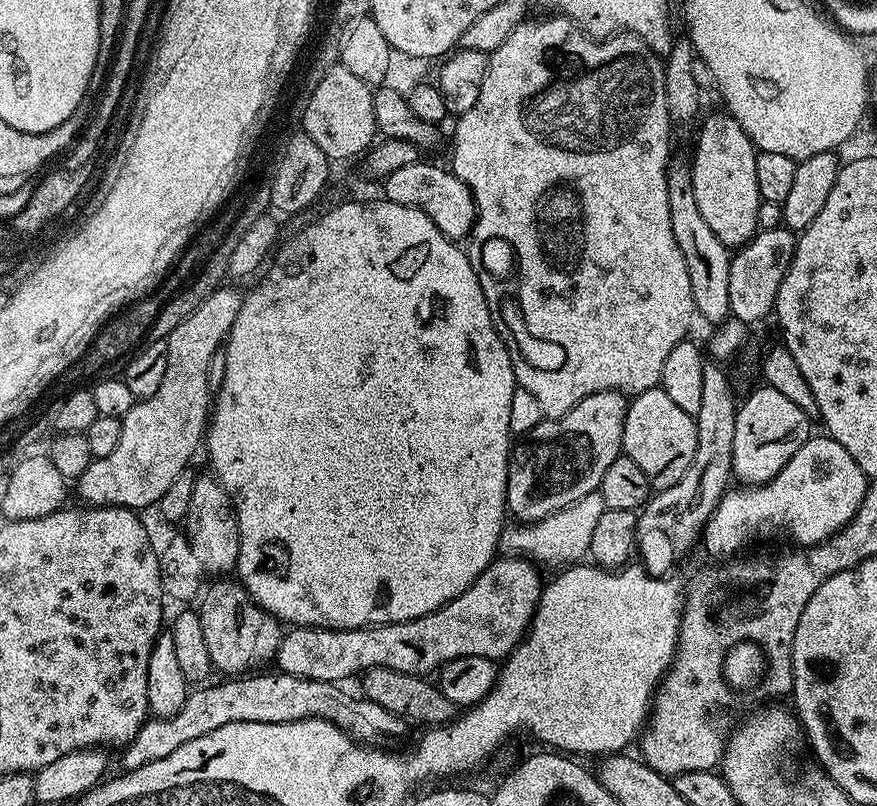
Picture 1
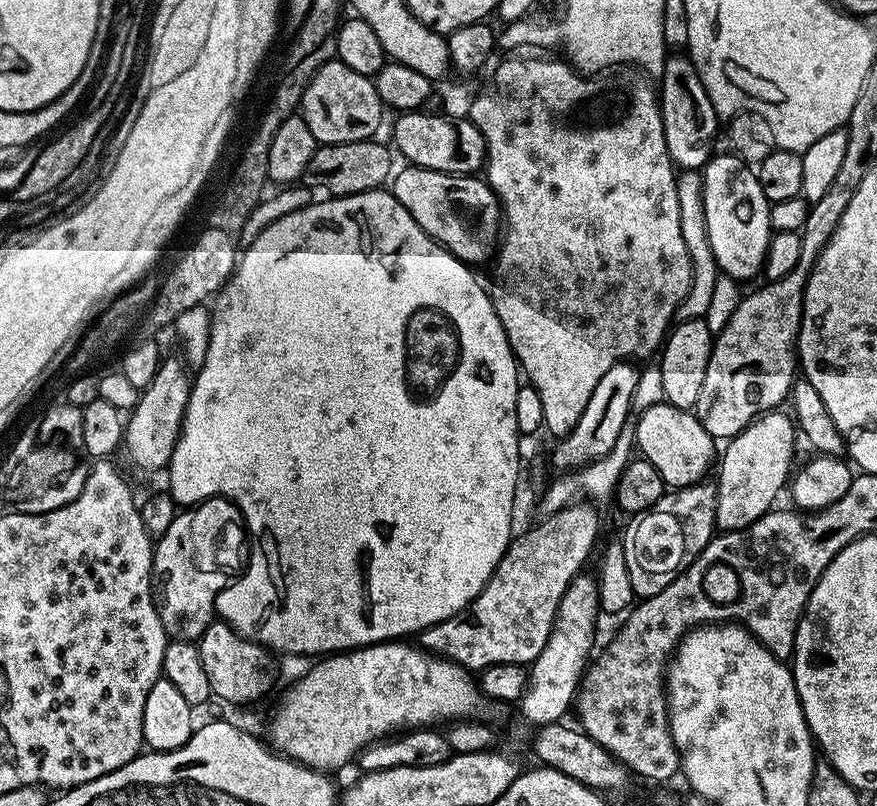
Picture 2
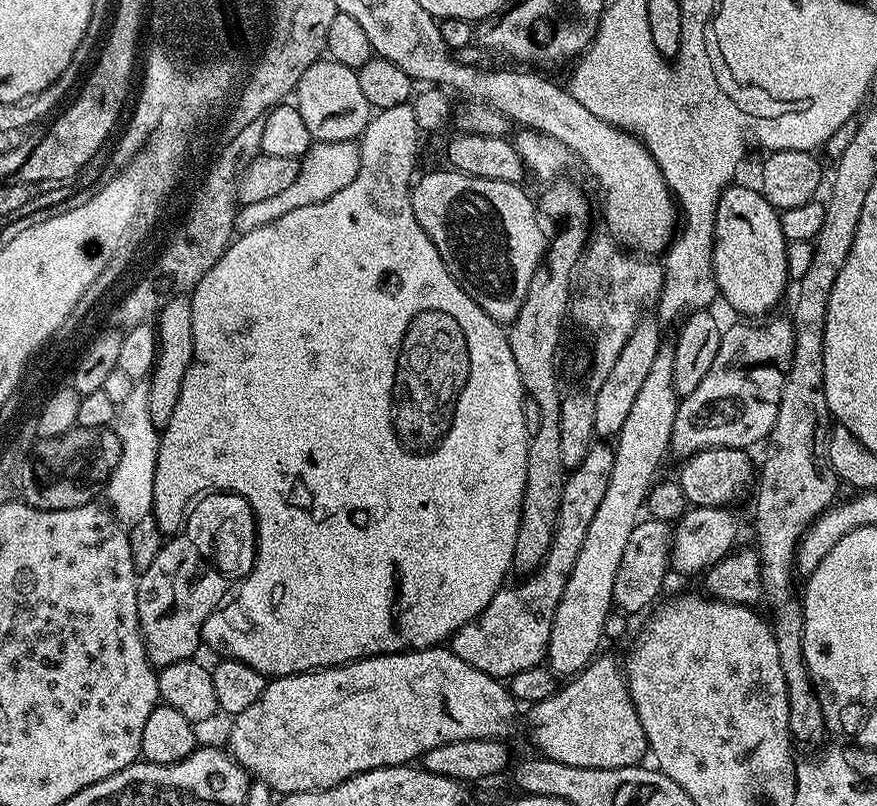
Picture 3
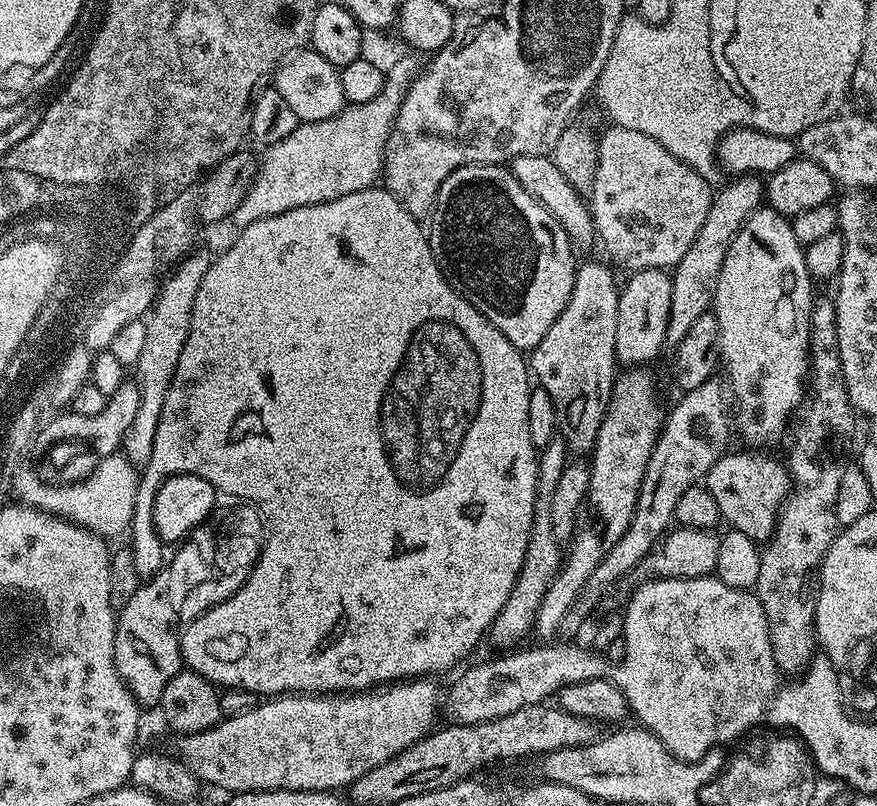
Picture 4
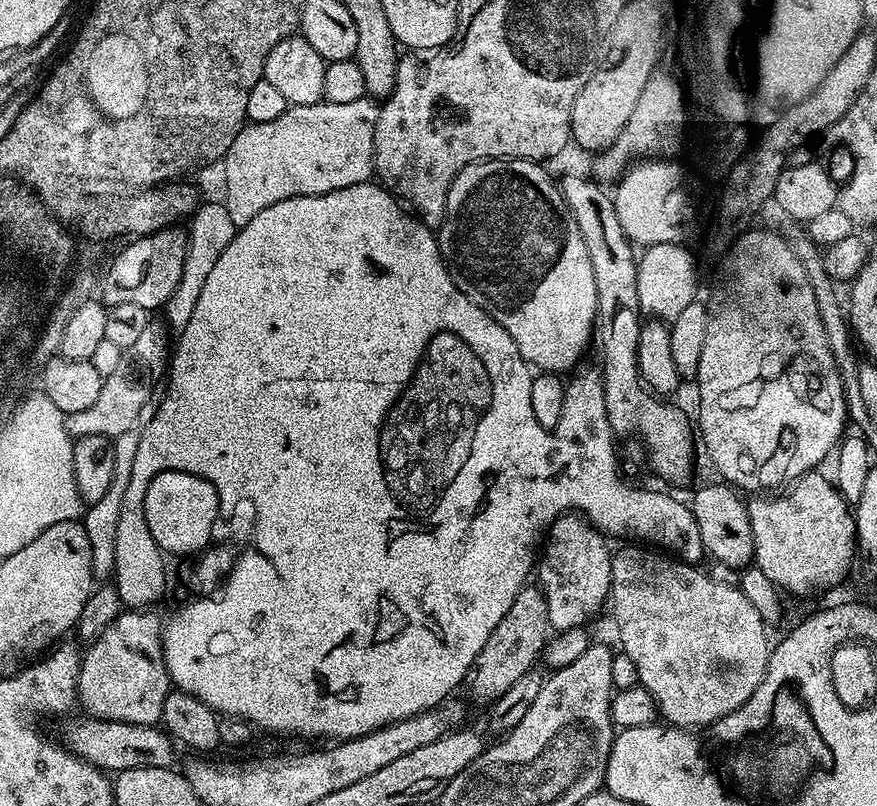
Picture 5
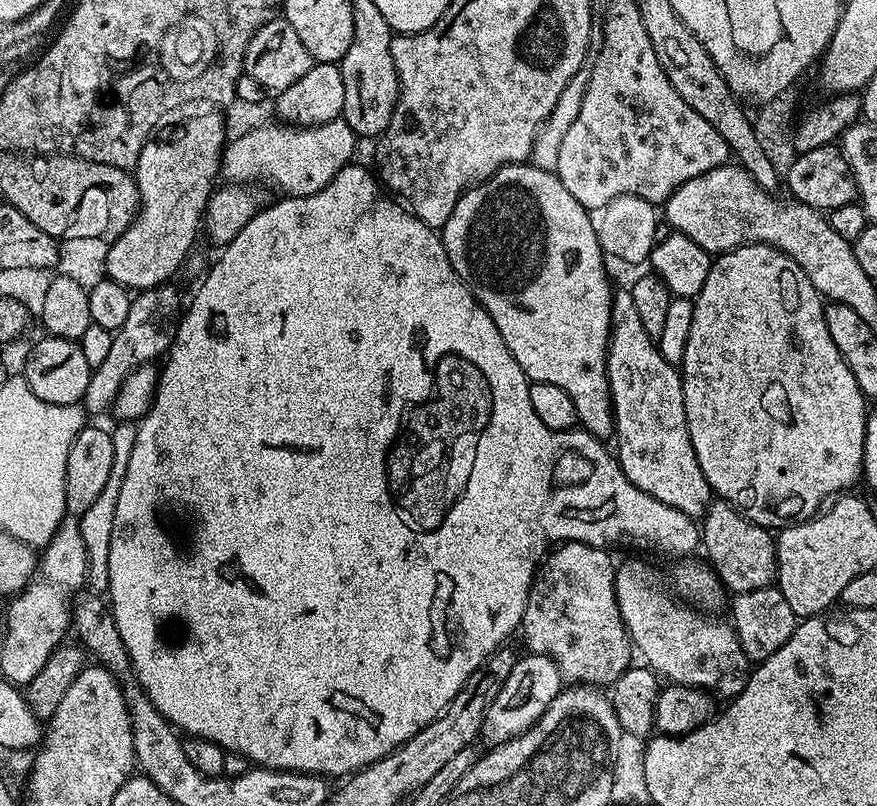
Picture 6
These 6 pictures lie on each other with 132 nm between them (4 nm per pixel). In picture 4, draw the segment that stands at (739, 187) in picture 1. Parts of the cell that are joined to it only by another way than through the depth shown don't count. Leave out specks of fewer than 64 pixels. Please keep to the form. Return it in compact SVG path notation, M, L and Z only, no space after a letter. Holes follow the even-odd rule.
M761 206L738 230L730 250L726 250L726 262L722 262L722 274L718 274L718 290L714 311L720 331L720 359L722 368L728 371L728 380L736 388L756 388L752 404L756 407L756 428L764 436L783 433L790 417L806 399L808 367L808 343L812 329L812 301L814 281L806 270L804 248L794 238L789 217L776 212L771 206Z

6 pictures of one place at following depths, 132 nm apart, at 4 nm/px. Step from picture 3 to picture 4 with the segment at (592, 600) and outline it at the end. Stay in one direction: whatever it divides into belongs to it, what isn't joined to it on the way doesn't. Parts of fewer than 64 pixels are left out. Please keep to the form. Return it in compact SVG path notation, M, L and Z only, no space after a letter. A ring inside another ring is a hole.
M751 175L733 179L724 189L717 191L712 198L710 214L706 214L706 222L702 222L702 230L698 230L698 238L682 254L676 267L671 269L672 294L670 296L670 322L666 326L665 345L675 350L686 338L690 326L702 318L702 314L713 311L718 290L718 274L722 274L722 262L726 262L726 250L730 250L730 242L738 234L738 230L750 219L753 212L762 204L762 184Z

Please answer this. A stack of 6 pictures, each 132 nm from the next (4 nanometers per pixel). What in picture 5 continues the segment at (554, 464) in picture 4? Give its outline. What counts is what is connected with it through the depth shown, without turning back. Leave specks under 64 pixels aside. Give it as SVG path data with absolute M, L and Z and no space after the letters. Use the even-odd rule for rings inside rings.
M525 586L518 590L518 598L514 598L510 610L506 610L506 618L494 626L494 634L486 638L486 646L478 650L478 658L474 658L472 669L468 671L467 683L472 683L472 696L476 700L494 702L518 678L537 667L541 659L544 646L550 639L550 625L546 614L546 598L536 586ZM537 660L537 664L536 664Z

